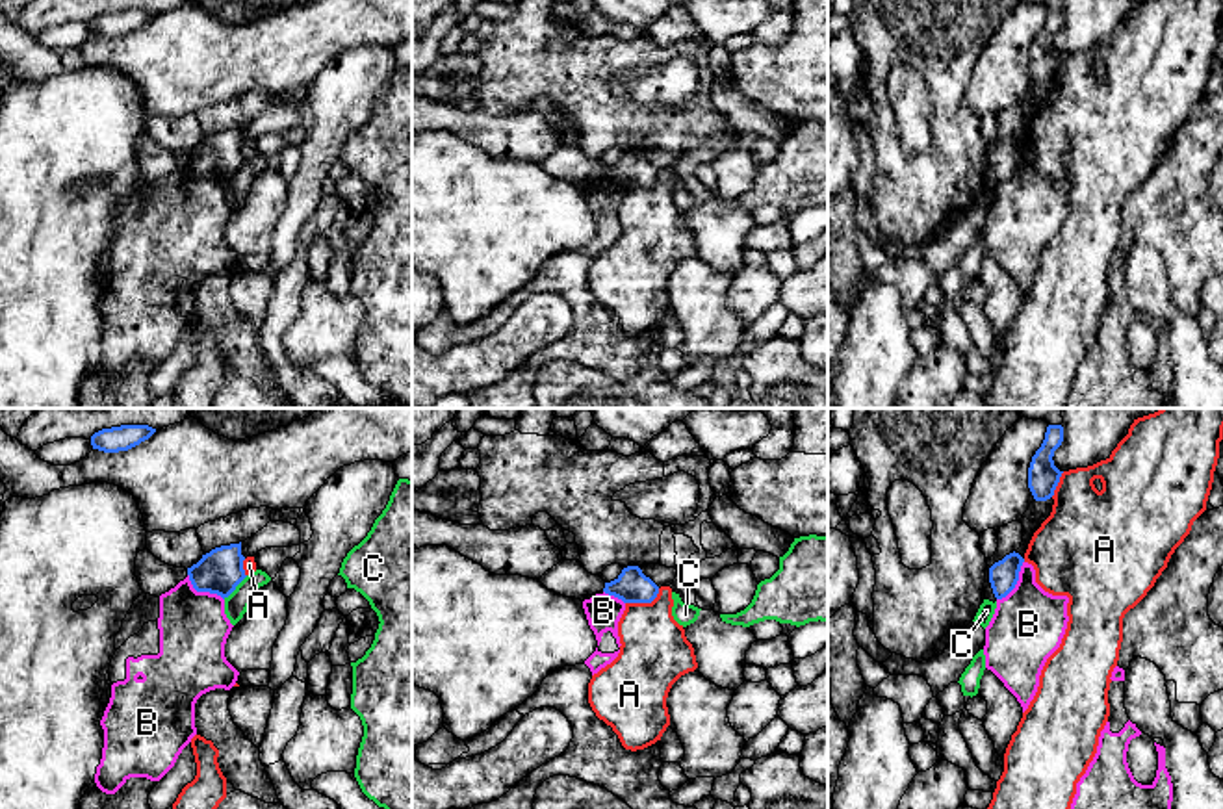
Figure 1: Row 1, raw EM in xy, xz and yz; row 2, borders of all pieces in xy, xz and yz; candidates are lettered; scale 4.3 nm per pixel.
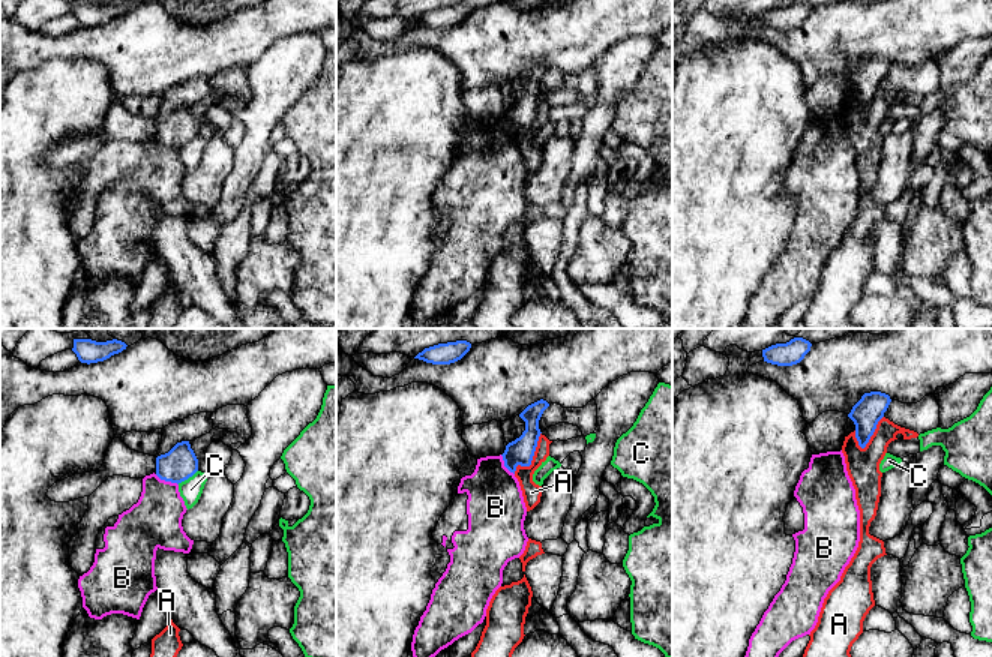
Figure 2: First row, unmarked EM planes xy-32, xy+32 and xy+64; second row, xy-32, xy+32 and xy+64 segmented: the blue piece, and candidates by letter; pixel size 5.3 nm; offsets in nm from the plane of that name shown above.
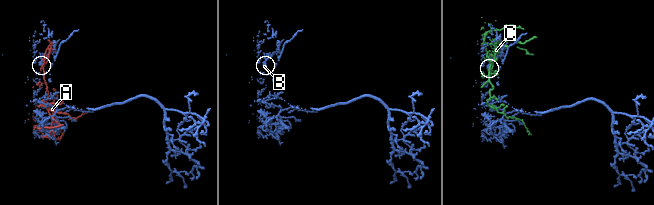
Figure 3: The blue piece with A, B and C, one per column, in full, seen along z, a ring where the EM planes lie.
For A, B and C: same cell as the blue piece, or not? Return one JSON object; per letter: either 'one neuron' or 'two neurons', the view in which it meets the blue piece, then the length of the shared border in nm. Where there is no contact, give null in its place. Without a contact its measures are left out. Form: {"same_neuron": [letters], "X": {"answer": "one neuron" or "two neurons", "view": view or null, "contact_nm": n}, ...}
{"same_neuron": [], "A": {"answer": "two neurons", "view": "xz", "contact_nm": 170}, "B": {"answer": "two neurons", "view": "xy", "contact_nm": 200}, "C": {"answer": "two neurons", "view": "xy", "contact_nm": 150}}

